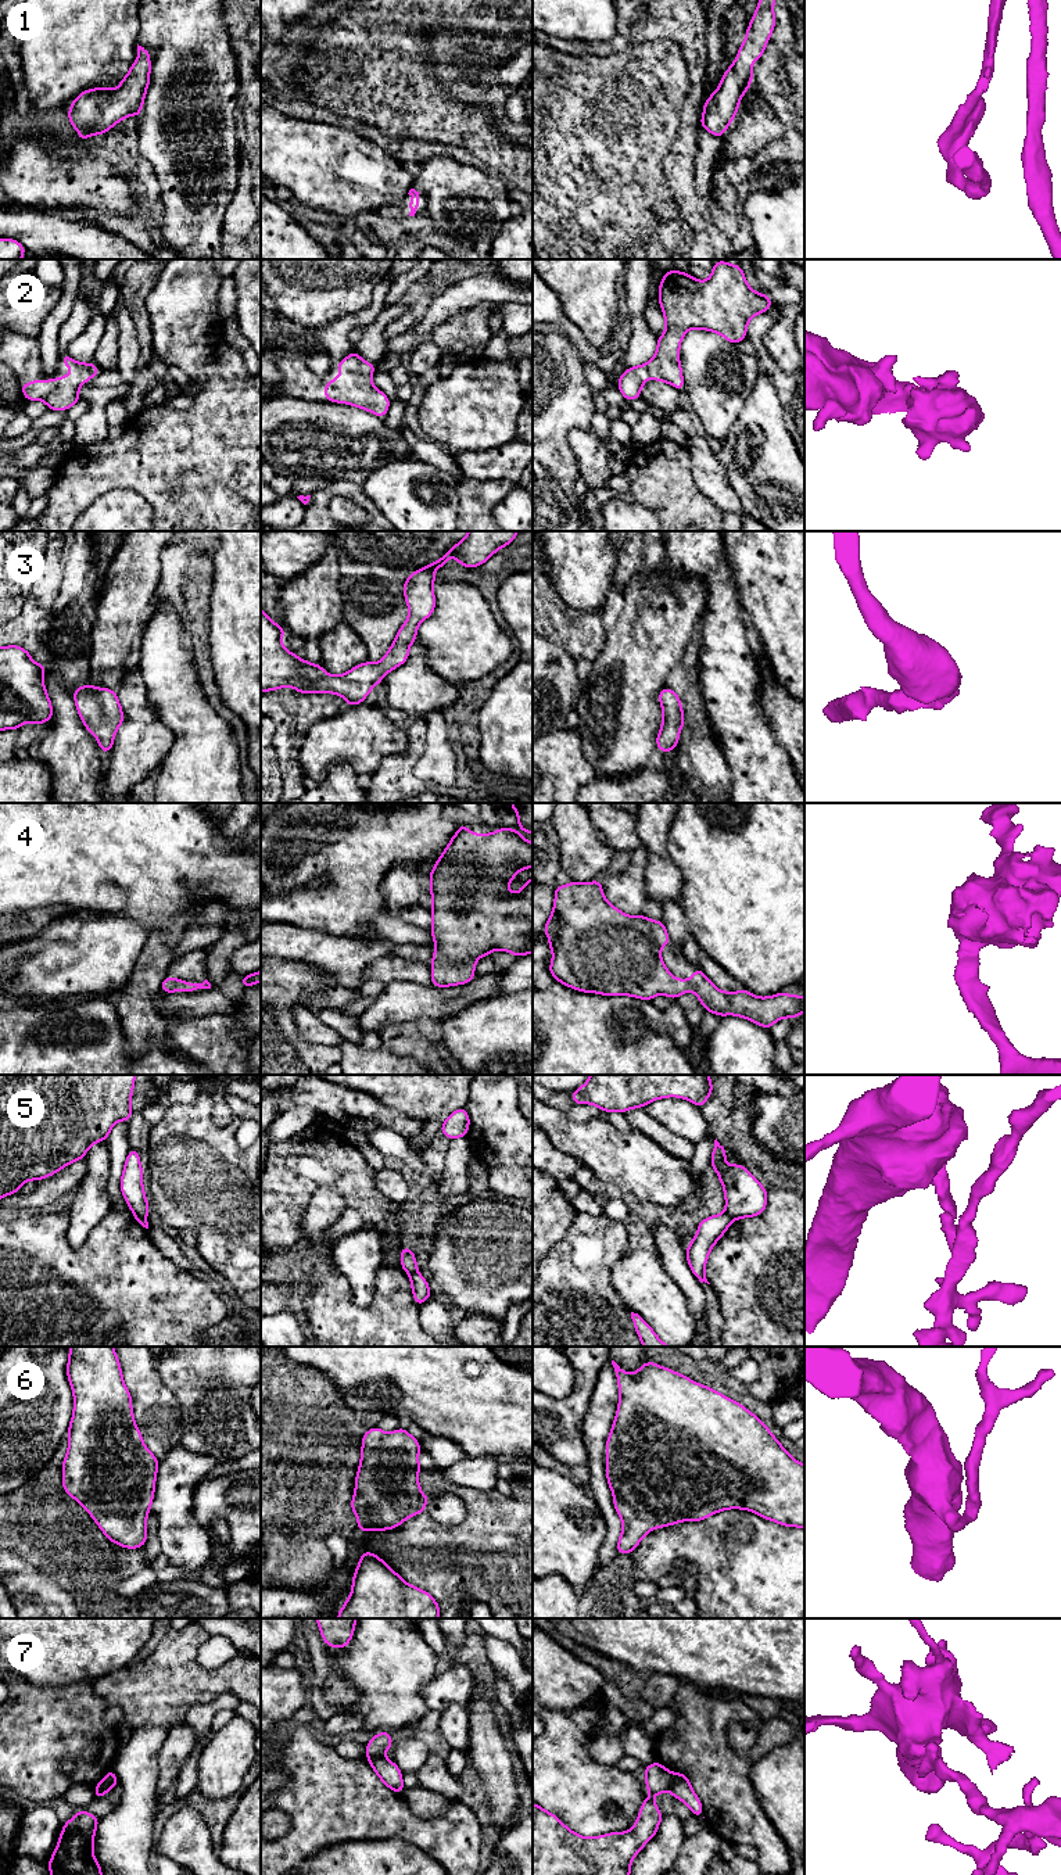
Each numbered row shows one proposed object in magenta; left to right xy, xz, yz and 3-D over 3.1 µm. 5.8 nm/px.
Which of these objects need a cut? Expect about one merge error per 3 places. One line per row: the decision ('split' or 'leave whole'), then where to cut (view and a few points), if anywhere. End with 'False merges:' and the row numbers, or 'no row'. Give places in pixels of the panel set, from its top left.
1: leave whole; cut none
2: leave whole; cut none
3: leave whole; cut none
4: leave whole; cut none
5: split; cut yz (726, 1211), (734, 1219)
6: leave whole; cut none
7: split; cut xy (114, 1774), (96, 1792)
False merges: 5, 7

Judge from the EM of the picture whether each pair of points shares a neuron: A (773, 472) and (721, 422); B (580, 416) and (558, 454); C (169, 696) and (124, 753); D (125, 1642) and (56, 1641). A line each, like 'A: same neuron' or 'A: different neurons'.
A: different neurons
B: same neuron
C: different neurons
D: same neuron

